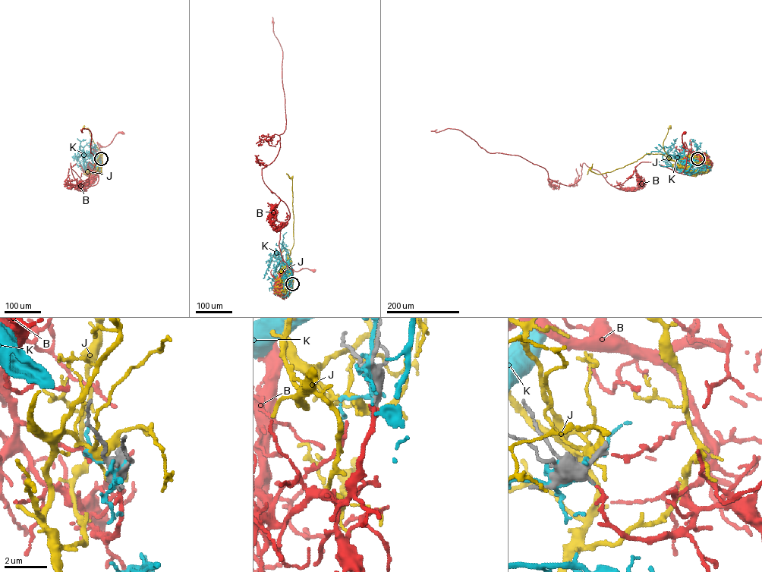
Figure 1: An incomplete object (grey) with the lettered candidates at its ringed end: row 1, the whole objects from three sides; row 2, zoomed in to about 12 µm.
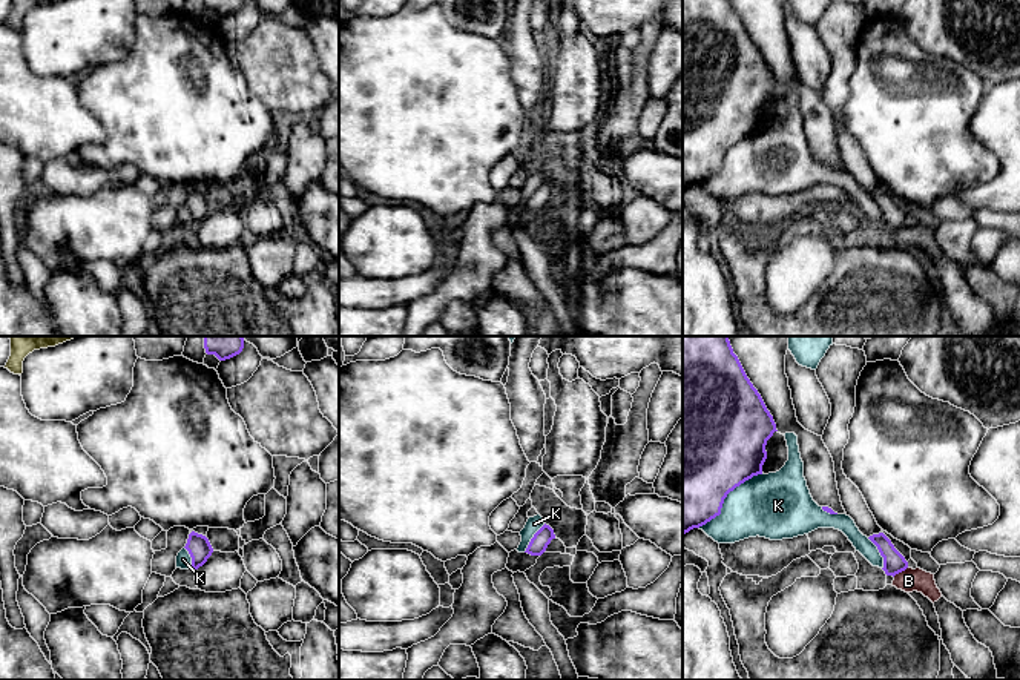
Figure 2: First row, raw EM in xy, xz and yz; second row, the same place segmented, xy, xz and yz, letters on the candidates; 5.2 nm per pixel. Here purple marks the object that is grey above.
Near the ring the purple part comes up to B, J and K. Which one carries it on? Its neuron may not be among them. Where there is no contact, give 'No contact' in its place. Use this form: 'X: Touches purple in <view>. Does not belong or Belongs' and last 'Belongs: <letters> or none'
B: Touches purple in yz. Does not belong
J: No contact. Does not belong
K: Touches purple in yz. Does not belong
Belongs: none

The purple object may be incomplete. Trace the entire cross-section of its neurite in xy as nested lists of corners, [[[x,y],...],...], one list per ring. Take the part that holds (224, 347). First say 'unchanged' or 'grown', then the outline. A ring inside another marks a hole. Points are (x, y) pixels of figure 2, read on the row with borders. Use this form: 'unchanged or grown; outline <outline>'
unchanged; outline [[[202,336],[207,355],[215,355],[219,361],[239,355],[244,348],[242,336]]]

